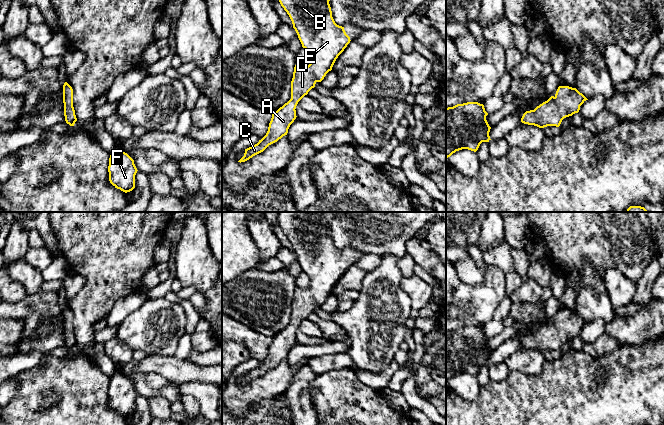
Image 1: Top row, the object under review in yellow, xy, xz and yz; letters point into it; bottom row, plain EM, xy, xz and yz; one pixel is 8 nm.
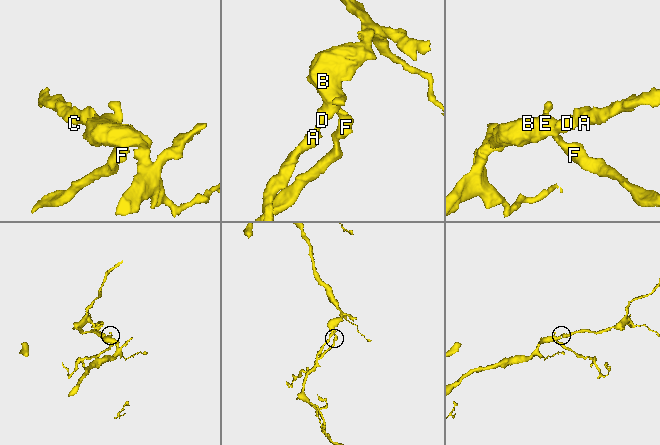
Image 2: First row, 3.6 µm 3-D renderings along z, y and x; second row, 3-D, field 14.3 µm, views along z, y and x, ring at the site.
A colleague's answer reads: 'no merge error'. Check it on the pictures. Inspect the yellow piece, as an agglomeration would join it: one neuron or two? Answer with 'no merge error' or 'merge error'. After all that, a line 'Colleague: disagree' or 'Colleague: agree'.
no merge error
Colleague: agree

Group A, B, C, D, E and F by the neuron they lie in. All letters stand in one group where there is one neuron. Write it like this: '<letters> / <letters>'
A B C D E F

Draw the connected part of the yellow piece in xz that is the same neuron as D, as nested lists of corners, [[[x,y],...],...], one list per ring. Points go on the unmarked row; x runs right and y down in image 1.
[[[279,212],[278,224],[281,230],[289,239],[293,252],[295,253],[298,262],[310,279],[310,288],[303,290],[296,288],[294,291],[293,302],[291,305],[291,323],[280,331],[276,336],[272,337],[272,342],[269,347],[268,355],[266,359],[259,364],[259,366],[247,373],[245,373],[244,380],[238,386],[245,386],[253,380],[263,376],[269,369],[277,366],[283,360],[287,359],[290,349],[296,343],[296,330],[298,326],[308,318],[308,316],[315,311],[317,306],[321,306],[326,298],[332,294],[332,291],[338,282],[338,280],[344,275],[347,269],[350,267],[350,261],[346,258],[344,251],[335,247],[332,241],[332,235],[329,228],[331,221],[335,218],[337,212]]]

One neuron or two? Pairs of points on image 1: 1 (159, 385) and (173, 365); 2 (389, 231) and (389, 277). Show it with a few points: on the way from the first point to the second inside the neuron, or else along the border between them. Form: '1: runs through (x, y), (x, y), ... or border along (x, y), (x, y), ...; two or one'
1: border along (141, 372), (152, 372), (177, 383); two
2: border along (382, 255), (394, 255), (398, 258); two

